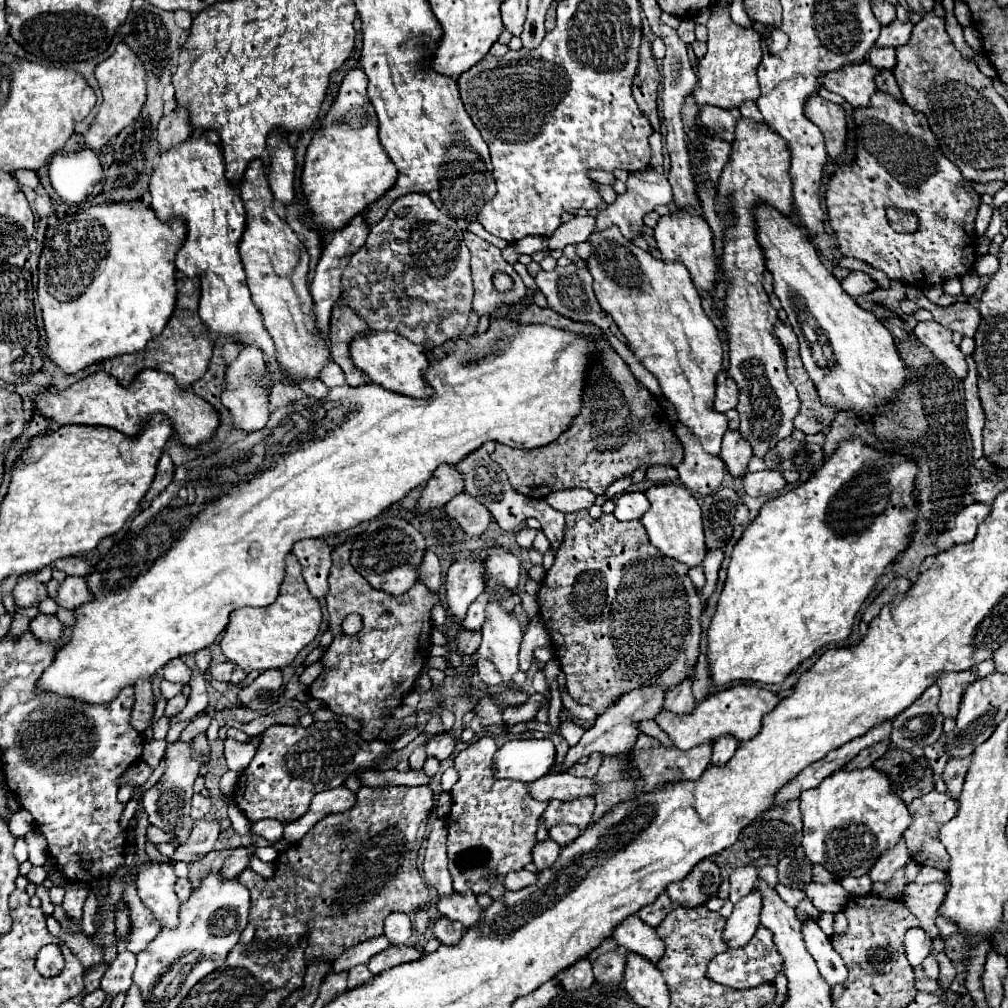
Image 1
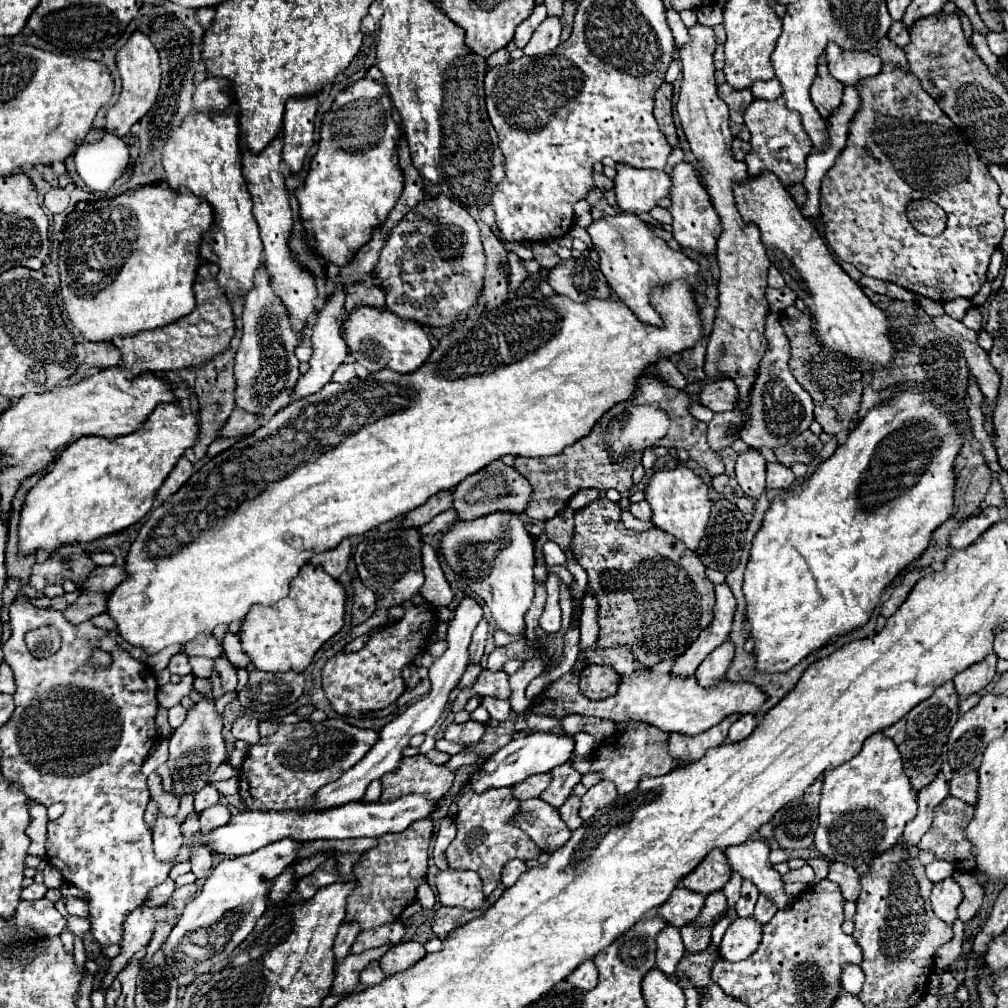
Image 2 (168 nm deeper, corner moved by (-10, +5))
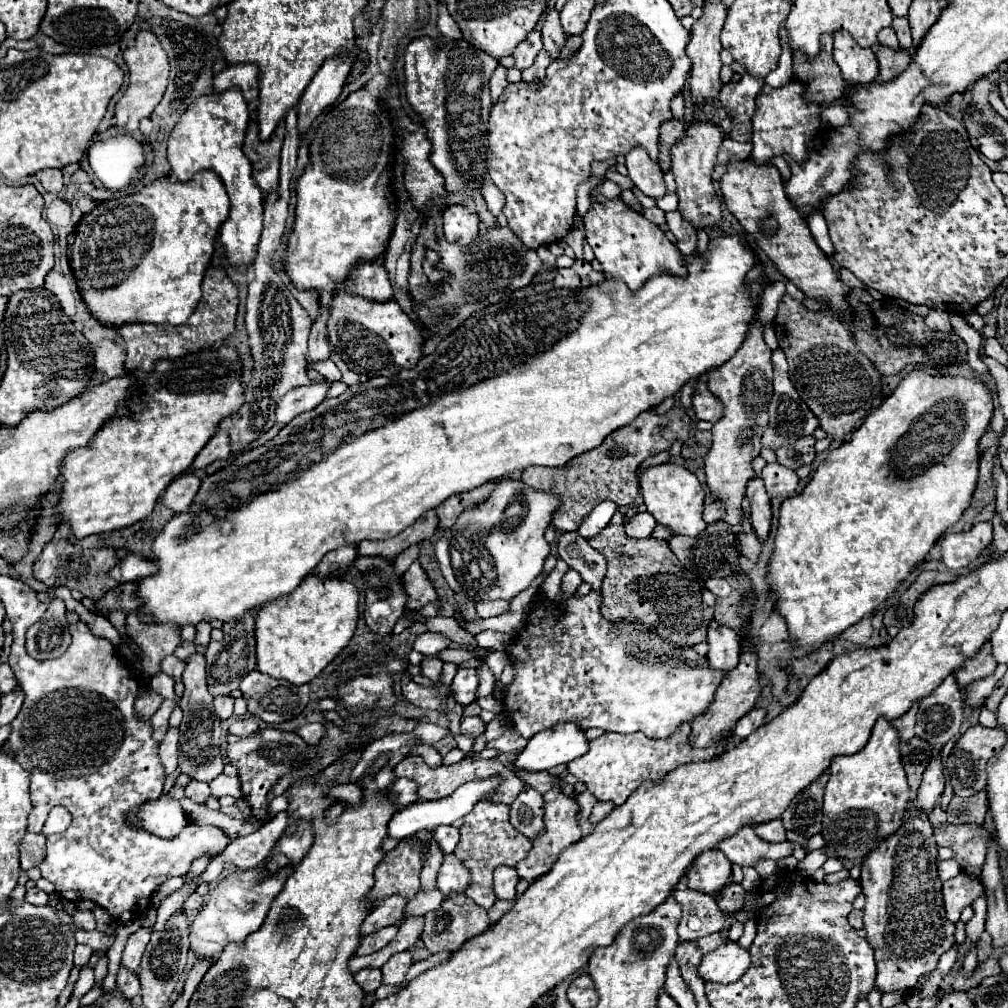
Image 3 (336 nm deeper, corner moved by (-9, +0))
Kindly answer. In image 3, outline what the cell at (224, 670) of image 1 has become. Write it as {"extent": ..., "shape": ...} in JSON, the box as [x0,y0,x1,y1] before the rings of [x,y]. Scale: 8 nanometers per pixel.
{"extent":[215,697,233,721],"shape":[[[215,697],[215,711],[221,721],[233,715],[233,697]]]}

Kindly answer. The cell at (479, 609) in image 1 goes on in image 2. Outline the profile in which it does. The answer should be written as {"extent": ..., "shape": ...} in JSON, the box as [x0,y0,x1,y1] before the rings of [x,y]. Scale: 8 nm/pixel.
{"extent":[470,618,490,662],"shape":[[[482,618],[474,630],[474,636],[472,636],[472,642],[470,642],[470,662],[480,662],[482,654],[484,654],[484,644],[486,644],[486,638],[488,638],[488,630],[490,630],[490,622],[486,618]]]}

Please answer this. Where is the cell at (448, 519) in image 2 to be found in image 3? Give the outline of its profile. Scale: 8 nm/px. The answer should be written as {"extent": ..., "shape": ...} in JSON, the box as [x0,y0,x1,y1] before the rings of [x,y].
{"extent":[393,545,419,575],"shape":[[[413,545],[413,547],[409,547],[407,551],[403,551],[403,553],[395,559],[393,569],[397,571],[397,575],[403,575],[403,573],[411,567],[411,563],[417,559],[417,553],[419,553],[419,545]]]}

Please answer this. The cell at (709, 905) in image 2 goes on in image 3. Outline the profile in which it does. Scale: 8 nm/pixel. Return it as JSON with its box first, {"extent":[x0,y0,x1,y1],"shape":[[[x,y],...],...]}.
{"extent":[717,883,745,913],"shape":[[[729,883],[723,889],[723,897],[717,899],[717,905],[721,911],[733,913],[733,911],[741,911],[745,905],[745,889],[737,883]]]}

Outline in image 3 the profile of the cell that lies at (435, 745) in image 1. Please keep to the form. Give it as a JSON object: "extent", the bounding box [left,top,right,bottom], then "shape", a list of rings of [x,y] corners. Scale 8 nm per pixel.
{"extent":[461,717,485,739],"shape":[[[463,717],[461,719],[461,735],[475,739],[477,735],[481,735],[485,729],[485,723],[481,721],[481,717]]]}

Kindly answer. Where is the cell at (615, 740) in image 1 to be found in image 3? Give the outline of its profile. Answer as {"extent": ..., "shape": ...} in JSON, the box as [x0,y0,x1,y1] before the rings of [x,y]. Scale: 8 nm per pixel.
{"extent":[515,787,581,883],"shape":[[[557,787],[549,789],[543,797],[545,797],[545,833],[531,839],[533,847],[531,847],[529,855],[525,859],[521,859],[521,863],[515,865],[519,879],[525,879],[527,883],[533,883],[541,875],[545,875],[549,871],[549,867],[553,867],[553,863],[559,859],[561,851],[581,839],[581,829],[579,829],[579,811],[581,811],[581,807],[575,801],[575,797],[565,795]]]}

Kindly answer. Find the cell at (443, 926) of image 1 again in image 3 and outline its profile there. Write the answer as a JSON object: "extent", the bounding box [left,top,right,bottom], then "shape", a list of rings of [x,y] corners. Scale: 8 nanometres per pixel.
{"extent":[421,895,491,953],"shape":[[[449,895],[449,899],[443,899],[439,909],[429,911],[425,915],[425,931],[423,931],[421,939],[431,953],[457,951],[463,943],[467,943],[471,937],[481,935],[489,927],[491,927],[491,921],[483,907],[473,903],[467,895]]]}

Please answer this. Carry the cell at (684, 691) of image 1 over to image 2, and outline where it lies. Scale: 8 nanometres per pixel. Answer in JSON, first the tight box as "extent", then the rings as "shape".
{"extent":[696,642,734,688],"shape":[[[724,642],[720,644],[716,650],[712,650],[696,668],[696,682],[702,688],[712,688],[720,682],[720,678],[724,678],[730,662],[734,656],[734,644],[732,642]]]}

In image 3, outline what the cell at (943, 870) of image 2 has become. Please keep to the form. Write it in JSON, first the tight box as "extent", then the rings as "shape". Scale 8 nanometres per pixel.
{"extent":[939,859,961,881],"shape":[[[947,859],[947,861],[939,861],[939,879],[941,881],[947,881],[947,879],[953,879],[955,875],[961,873],[961,867],[957,865],[955,859]]]}

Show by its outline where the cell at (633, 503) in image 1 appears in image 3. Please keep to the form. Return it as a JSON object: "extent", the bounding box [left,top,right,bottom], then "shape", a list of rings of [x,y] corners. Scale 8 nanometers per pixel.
{"extent":[623,513,657,539],"shape":[[[637,513],[633,517],[623,517],[623,529],[633,539],[649,537],[653,533],[655,525],[657,525],[657,521],[649,513]]]}

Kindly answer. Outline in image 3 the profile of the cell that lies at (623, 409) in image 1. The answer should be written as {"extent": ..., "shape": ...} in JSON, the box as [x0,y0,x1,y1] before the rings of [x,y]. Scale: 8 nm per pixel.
{"extent":[521,409,691,531],"shape":[[[671,409],[665,415],[655,415],[655,411],[641,413],[633,423],[613,431],[603,445],[591,449],[583,455],[573,457],[565,467],[529,467],[523,471],[521,481],[533,489],[551,491],[561,501],[563,507],[553,517],[553,527],[557,531],[577,531],[581,519],[597,505],[597,501],[613,501],[617,507],[629,505],[639,493],[635,479],[637,467],[651,455],[667,451],[677,439],[687,443],[691,433],[691,419],[683,409]]]}

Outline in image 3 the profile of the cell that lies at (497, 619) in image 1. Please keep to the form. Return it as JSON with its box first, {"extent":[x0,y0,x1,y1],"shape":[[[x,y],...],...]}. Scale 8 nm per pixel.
{"extent":[435,479,561,603],"shape":[[[501,479],[489,499],[465,509],[435,545],[437,561],[453,593],[477,603],[487,599],[511,601],[525,591],[551,553],[545,531],[559,507],[561,501],[553,493],[525,487],[521,481]]]}

